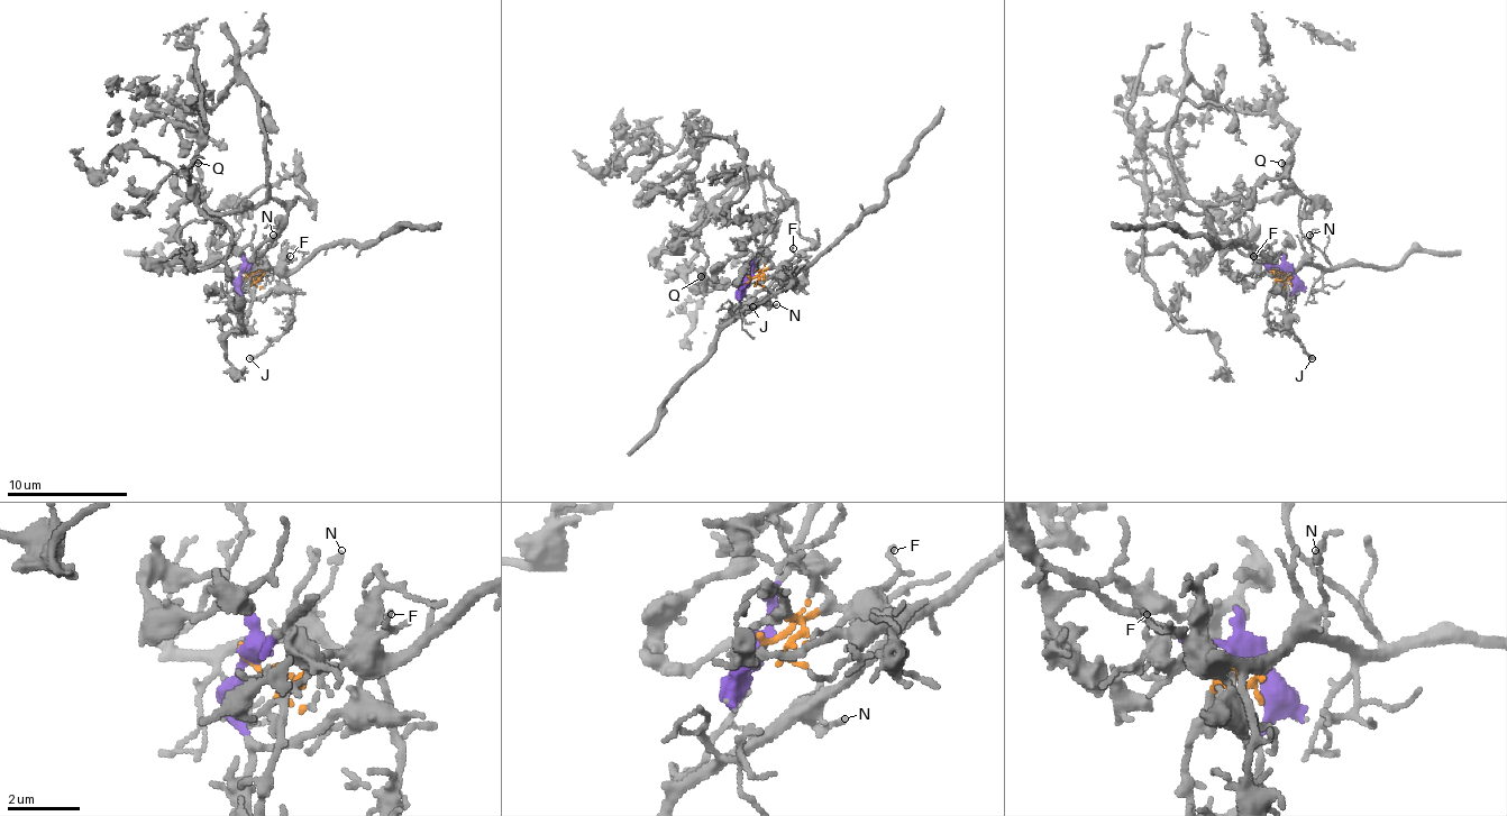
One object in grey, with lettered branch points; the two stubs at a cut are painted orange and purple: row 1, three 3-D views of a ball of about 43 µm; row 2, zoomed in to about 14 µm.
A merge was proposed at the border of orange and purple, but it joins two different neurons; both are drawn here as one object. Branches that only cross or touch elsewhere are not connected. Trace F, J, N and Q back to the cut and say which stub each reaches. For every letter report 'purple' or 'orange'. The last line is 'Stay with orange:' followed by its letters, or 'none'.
F: orange
J: orange
N: orange
Q: purple
Stay with orange: F, J, N

